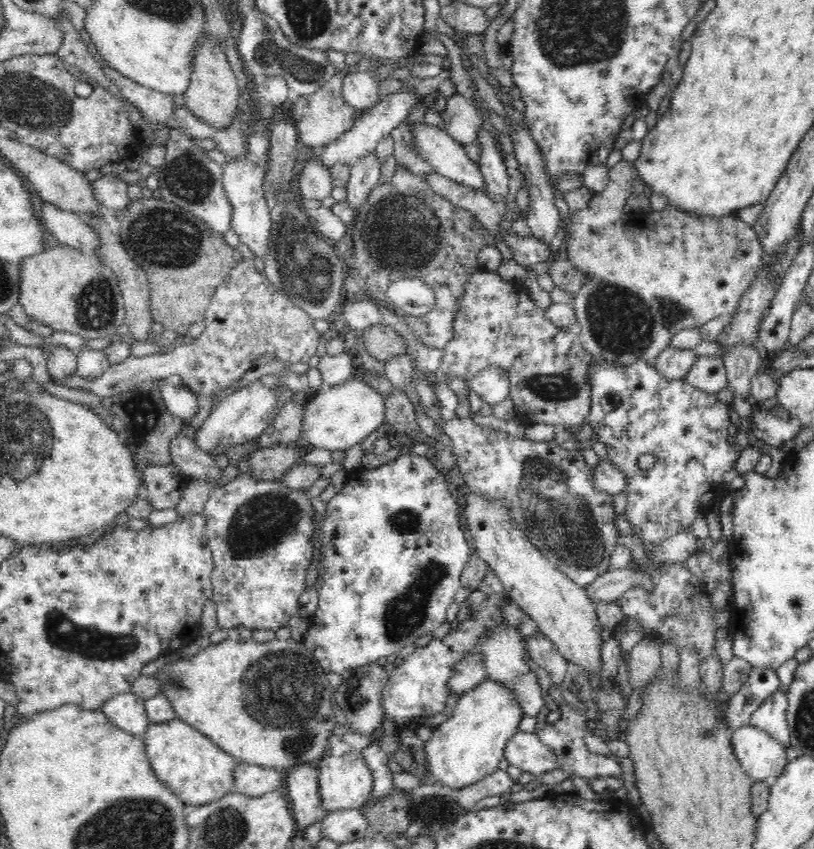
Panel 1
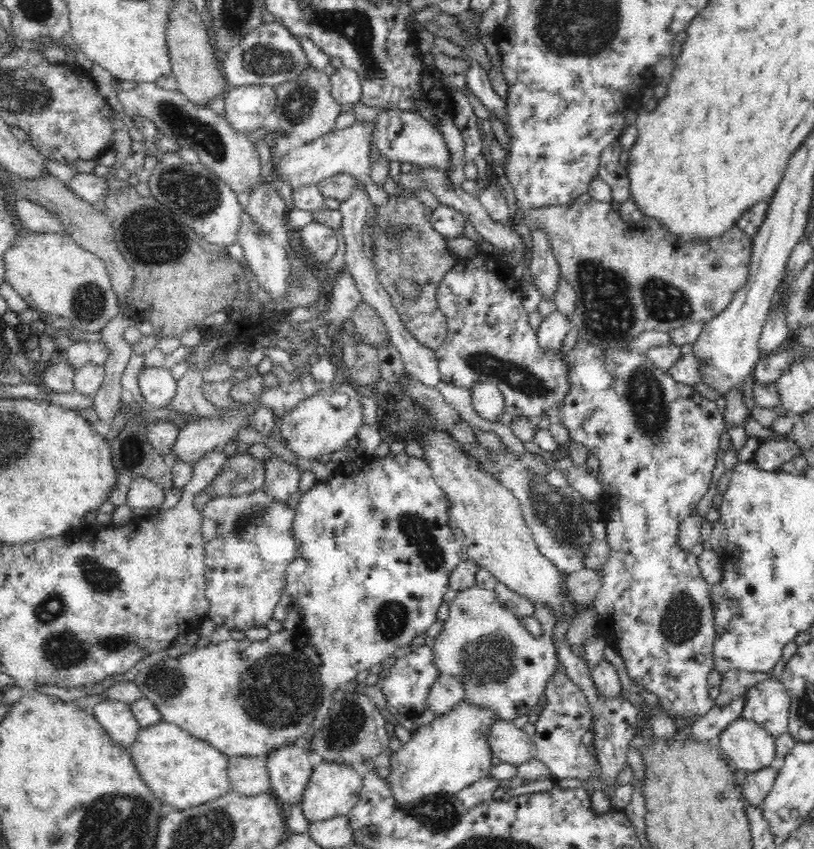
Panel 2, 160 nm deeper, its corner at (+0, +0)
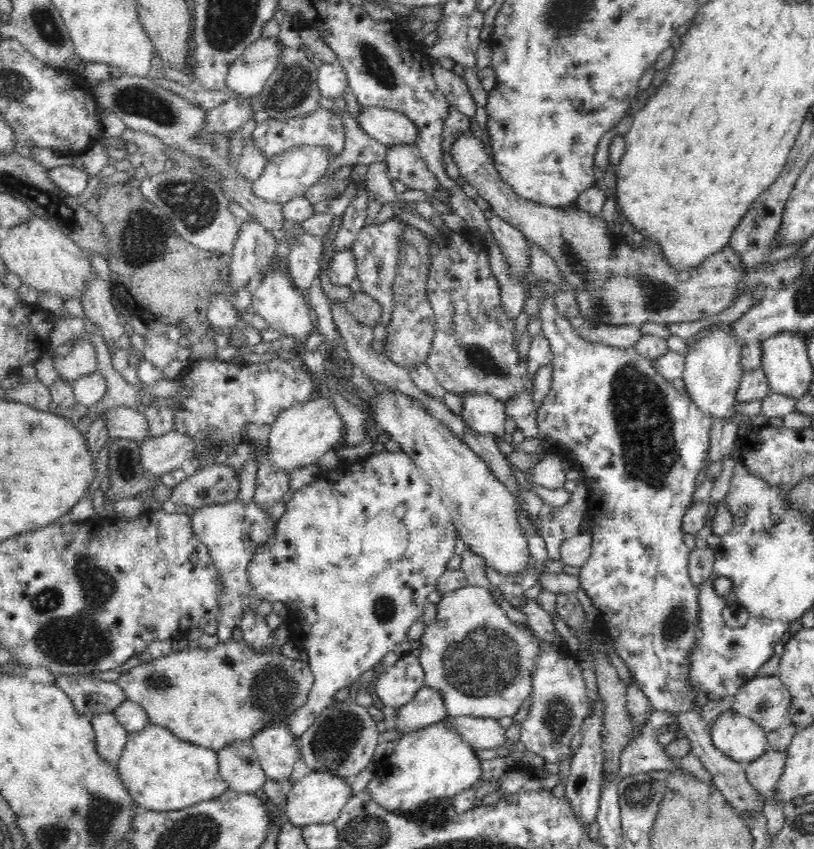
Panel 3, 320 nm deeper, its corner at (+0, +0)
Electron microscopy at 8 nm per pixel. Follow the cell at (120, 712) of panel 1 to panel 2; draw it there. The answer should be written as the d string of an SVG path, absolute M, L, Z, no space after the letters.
M105 699L92 708L92 714L120 745L130 747L136 742L141 726L132 711L131 703Z

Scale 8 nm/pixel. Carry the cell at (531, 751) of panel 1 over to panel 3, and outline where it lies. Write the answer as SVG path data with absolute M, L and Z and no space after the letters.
M446 716L444 721L452 722L452 727L460 731L464 741L476 750L498 750L508 744L506 728L498 719Z

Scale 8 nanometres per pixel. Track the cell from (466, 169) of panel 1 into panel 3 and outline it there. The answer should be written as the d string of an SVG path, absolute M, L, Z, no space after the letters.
M362 106L356 118L360 128L383 144L386 148L394 146L417 146L420 142L420 129L406 115L376 106Z

